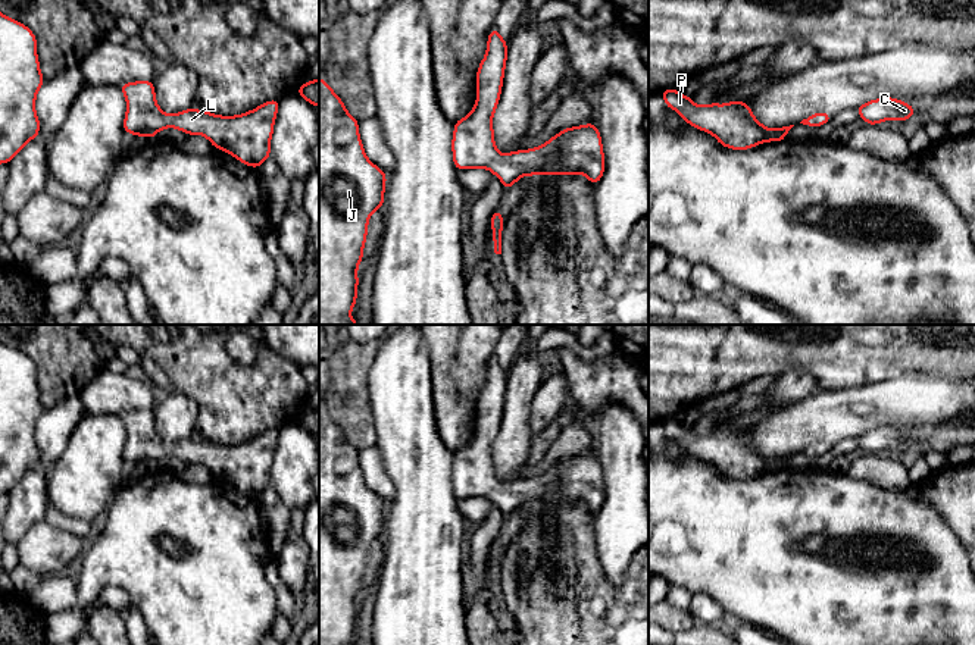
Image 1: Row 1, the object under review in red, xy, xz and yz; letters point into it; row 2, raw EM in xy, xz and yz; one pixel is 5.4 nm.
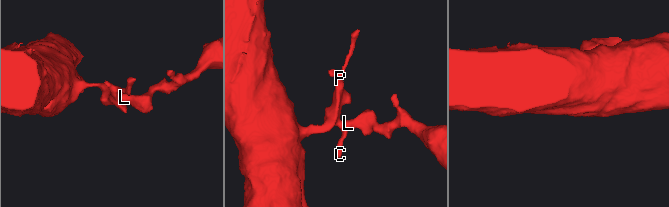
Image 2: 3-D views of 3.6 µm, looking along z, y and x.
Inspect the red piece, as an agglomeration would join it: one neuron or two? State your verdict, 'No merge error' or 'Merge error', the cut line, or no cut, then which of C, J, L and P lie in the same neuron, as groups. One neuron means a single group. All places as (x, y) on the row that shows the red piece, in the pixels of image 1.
No merge error. No split. Groups: C J L P

